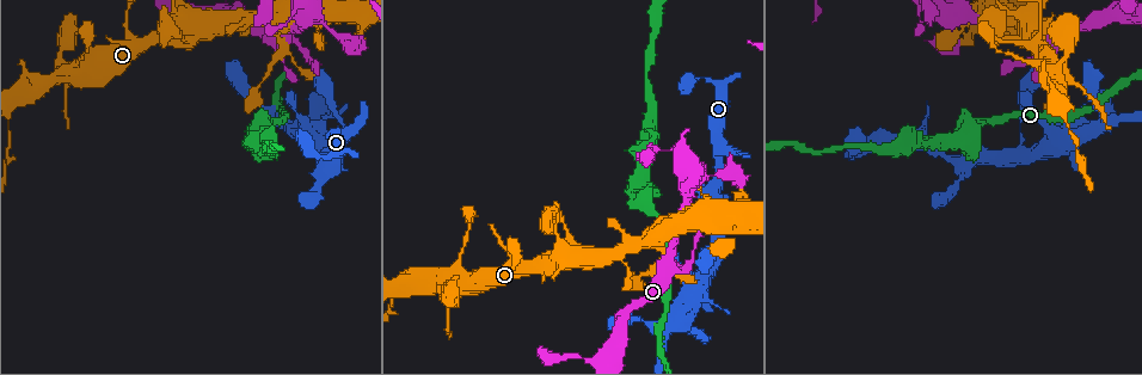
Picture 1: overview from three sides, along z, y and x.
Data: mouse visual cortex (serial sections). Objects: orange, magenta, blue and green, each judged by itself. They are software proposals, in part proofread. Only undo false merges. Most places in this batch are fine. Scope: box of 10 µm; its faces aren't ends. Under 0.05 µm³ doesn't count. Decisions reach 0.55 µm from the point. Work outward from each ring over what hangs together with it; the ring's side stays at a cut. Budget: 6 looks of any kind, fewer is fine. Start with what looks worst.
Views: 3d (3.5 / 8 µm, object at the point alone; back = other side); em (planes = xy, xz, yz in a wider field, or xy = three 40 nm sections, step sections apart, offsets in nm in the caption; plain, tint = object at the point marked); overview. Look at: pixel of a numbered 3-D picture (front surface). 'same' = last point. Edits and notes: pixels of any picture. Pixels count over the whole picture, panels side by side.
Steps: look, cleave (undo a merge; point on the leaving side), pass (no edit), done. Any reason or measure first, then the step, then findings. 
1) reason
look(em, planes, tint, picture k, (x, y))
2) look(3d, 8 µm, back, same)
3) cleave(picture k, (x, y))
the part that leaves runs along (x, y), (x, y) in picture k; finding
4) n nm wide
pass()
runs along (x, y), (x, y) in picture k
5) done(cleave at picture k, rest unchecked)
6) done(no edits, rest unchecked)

a fork
look(3d, 8 µm, back, picture 1, (178, 16))

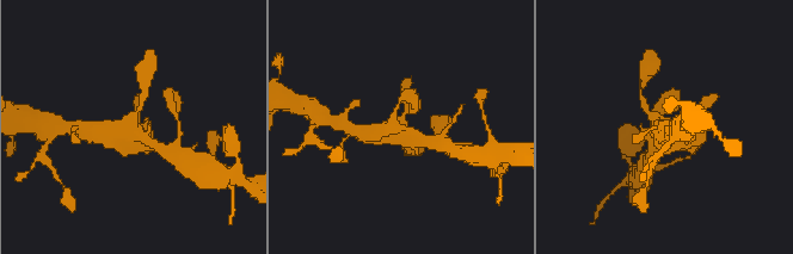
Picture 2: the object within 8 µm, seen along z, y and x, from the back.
need the tissue
look(em, xy, step 1, tint, same)

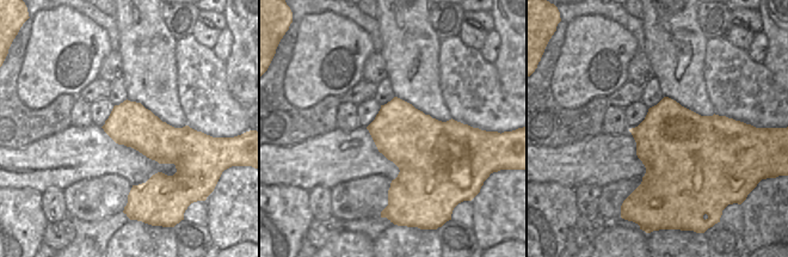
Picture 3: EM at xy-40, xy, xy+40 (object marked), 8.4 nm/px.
500 nm wide
pass()
runs along (160, 148), (130, 130), (96, 132) in picture 2; all the same cell

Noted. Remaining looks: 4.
a narrow waist
look(3d, 3.5 µm, picture 1, (712, 174))

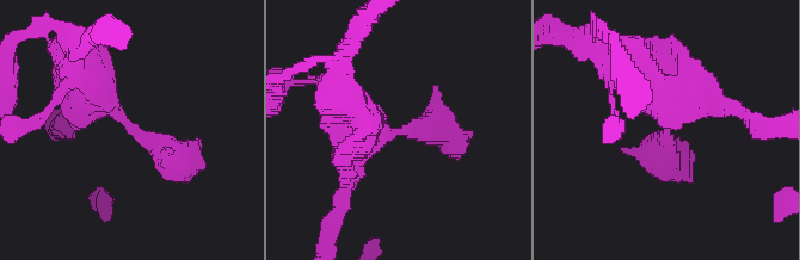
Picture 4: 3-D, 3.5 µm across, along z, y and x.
look(em, xy, step 2, tint, picture 4, (129, 125))

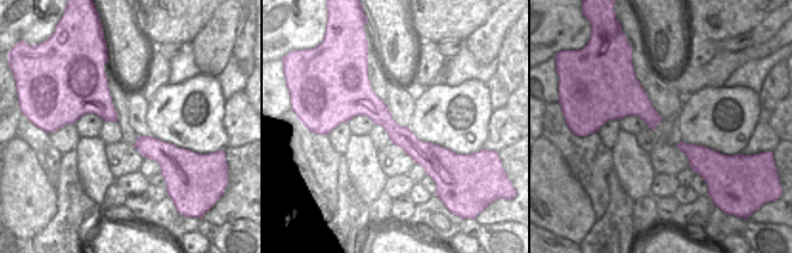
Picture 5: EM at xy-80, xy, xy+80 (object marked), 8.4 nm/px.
pass()
runs along (333, 119), (374, 109), (419, 152), (452, 155) in picture 5; one cell here

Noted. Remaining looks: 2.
thick turns thin
look(3d, 8 µm, picture 1, (975, 125))

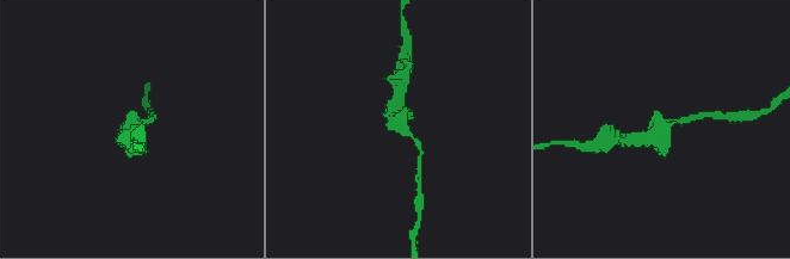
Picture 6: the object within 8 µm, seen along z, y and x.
need the tissue
look(em, xy, step 5, tint, same)

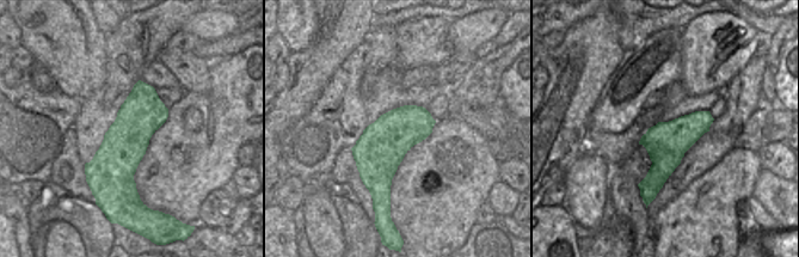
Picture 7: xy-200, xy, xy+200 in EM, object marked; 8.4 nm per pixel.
pass()
continuous, no second cell

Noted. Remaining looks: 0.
done(no edits, rest unchecked)

